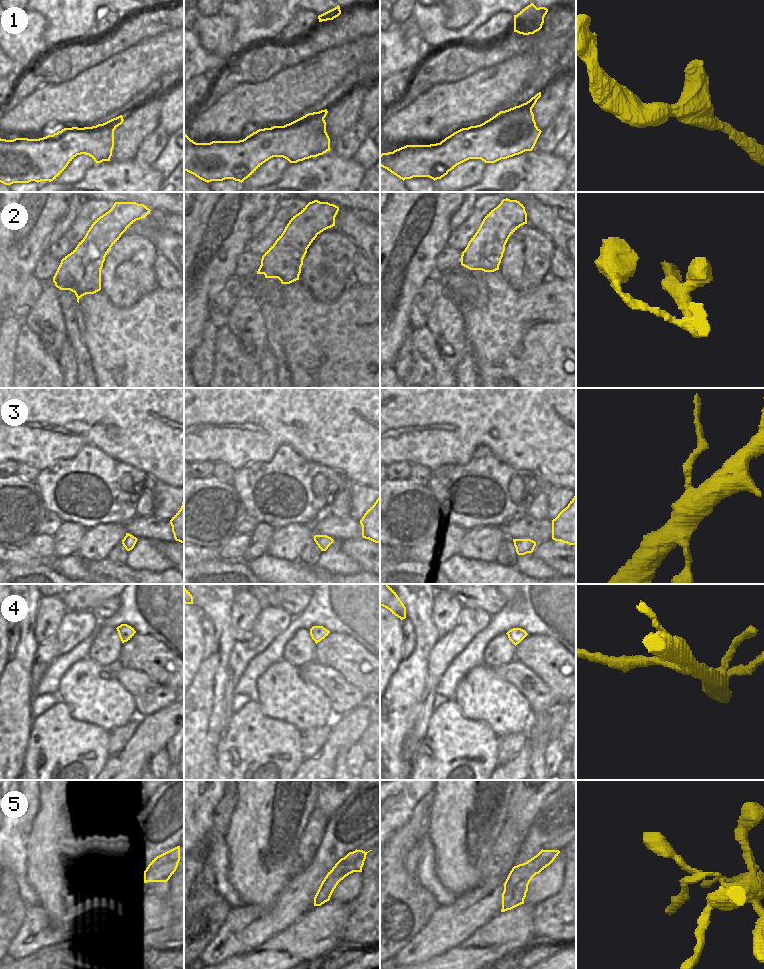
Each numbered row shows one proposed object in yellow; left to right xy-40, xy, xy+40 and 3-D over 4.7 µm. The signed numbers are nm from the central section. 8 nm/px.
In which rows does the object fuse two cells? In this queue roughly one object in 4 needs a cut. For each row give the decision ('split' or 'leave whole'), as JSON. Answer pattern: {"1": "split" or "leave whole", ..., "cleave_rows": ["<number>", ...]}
{"1": "leave whole", "2": "leave whole", "3": "split", "4": "split", "5": "split", "cleave_rows": ["3", "4", "5"]}

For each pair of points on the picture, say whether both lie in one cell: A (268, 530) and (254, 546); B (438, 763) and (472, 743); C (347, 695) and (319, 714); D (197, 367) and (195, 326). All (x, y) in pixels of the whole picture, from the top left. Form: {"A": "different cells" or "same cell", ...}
{"A": "same cell", "B": "same cell", "C": "different cells", "D": "different cells"}

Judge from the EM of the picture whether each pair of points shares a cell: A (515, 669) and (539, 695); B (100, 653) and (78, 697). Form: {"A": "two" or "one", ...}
{"A": "one", "B": "two"}

